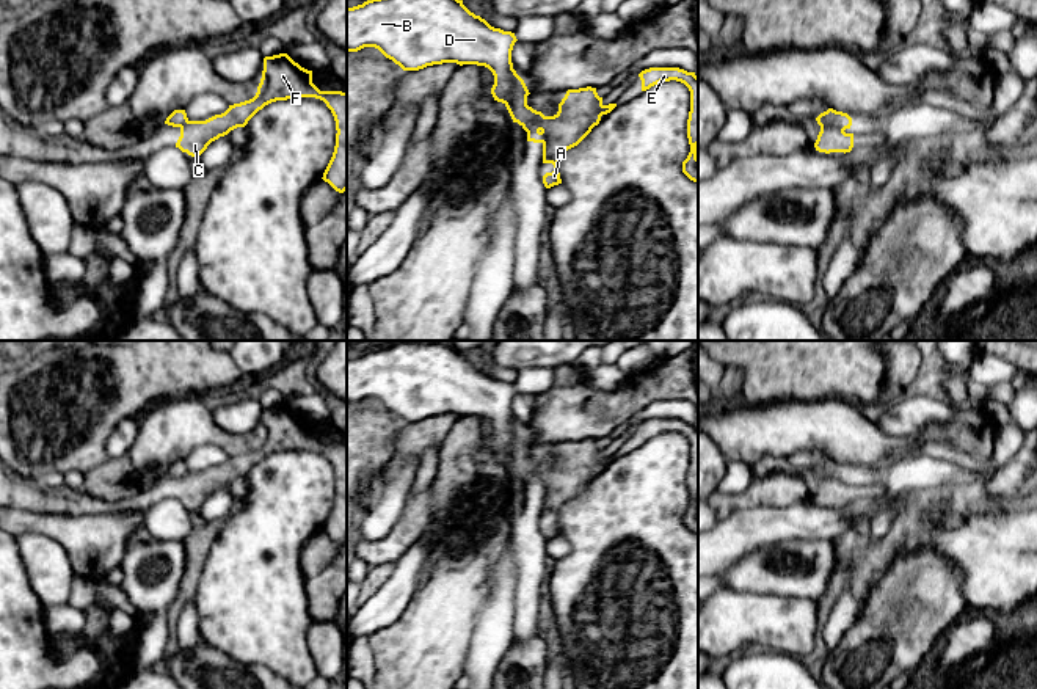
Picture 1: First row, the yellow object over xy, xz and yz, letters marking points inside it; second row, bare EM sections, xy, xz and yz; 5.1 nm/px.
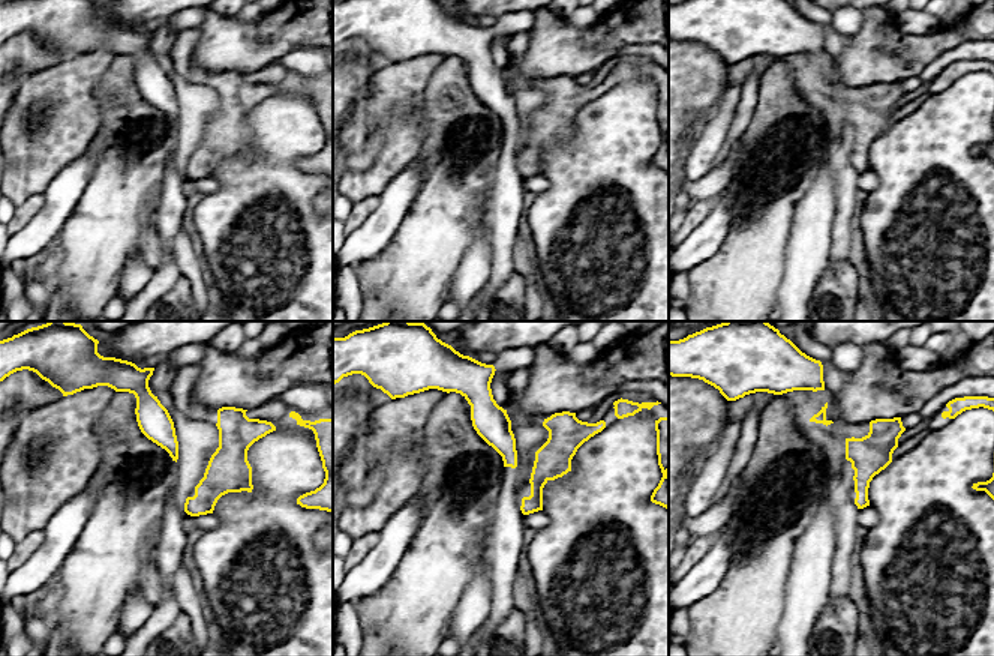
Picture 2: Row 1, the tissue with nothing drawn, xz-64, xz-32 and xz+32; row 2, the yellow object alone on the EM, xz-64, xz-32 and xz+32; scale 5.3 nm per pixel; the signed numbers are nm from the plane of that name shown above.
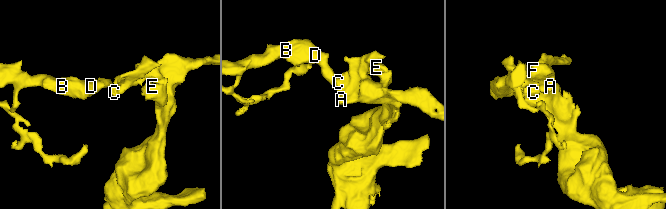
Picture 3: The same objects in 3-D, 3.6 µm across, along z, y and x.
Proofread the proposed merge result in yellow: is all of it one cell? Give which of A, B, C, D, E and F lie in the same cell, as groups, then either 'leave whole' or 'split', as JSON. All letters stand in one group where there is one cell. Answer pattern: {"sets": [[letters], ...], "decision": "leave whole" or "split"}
{"sets": [["A", "C", "E", "F"], ["B", "D"]], "decision": "split"}

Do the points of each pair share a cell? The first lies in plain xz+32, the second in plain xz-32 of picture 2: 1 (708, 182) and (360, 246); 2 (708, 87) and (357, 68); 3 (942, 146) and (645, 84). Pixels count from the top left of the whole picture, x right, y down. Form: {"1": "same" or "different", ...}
{"1": "different", "2": "same", "3": "same"}

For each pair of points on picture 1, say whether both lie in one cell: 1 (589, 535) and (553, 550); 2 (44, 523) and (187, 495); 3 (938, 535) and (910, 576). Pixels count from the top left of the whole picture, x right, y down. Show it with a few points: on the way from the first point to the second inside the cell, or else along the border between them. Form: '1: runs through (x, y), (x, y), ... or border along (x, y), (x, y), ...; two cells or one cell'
1: border along (562, 534), (568, 543), (568, 551), (557, 561); two cells
2: border along (123, 512), (49, 515); two cells
3: border along (898, 554), (920, 543), (931, 542), (956, 570); two cells

